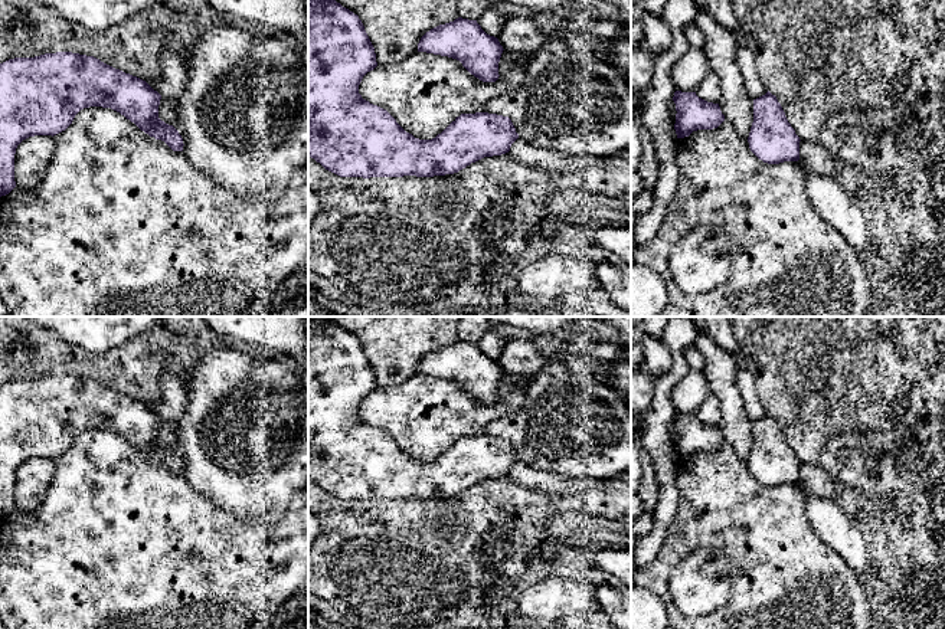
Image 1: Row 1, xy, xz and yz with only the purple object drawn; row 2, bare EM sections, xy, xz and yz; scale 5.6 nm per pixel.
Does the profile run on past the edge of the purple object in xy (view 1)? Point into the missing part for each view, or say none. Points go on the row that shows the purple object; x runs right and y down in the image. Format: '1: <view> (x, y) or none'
1: none

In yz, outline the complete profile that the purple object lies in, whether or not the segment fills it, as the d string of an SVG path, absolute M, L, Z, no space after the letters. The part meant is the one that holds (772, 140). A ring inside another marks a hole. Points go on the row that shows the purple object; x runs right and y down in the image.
M769 91L753 99L753 122L748 137L751 151L763 163L800 160L800 137Z

